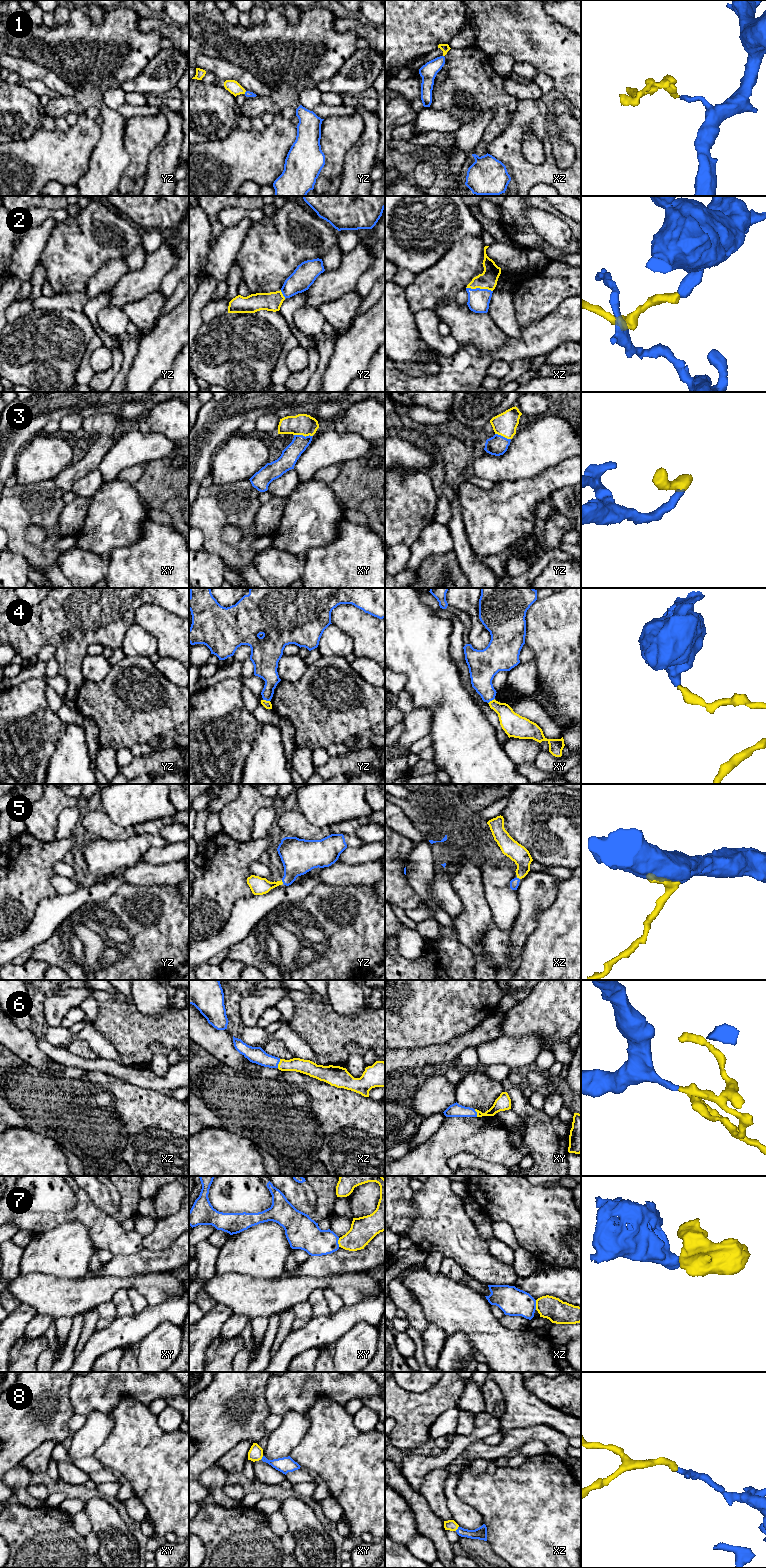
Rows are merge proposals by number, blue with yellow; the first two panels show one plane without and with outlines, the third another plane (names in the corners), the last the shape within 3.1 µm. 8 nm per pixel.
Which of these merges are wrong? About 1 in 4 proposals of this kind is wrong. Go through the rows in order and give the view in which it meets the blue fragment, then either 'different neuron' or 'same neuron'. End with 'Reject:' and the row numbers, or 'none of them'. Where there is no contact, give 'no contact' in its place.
1: meets blue in yz; same neuron
2: meets blue in xz; same neuron
3: meets blue in xy; same neuron
4: meets blue in yz; different neuron
5: meets blue in yz; same neuron
6: meets blue in xz; same neuron
7: meets blue in xz; different neuron
8: meets blue in xz; same neuron
Reject: 4, 7

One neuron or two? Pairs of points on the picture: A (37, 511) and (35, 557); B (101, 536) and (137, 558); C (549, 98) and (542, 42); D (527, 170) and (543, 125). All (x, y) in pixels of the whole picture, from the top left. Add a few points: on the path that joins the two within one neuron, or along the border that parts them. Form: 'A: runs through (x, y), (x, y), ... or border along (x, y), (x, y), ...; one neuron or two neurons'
A: runs through (49, 523), (50, 543), (47, 547); one neuron
B: border along (140, 535), (133, 543), (115, 547), (108, 555); two neurons
C: border along (554, 88), (570, 102); two neurons
D: runs through (515, 155), (515, 136), (528, 123); one neuron

